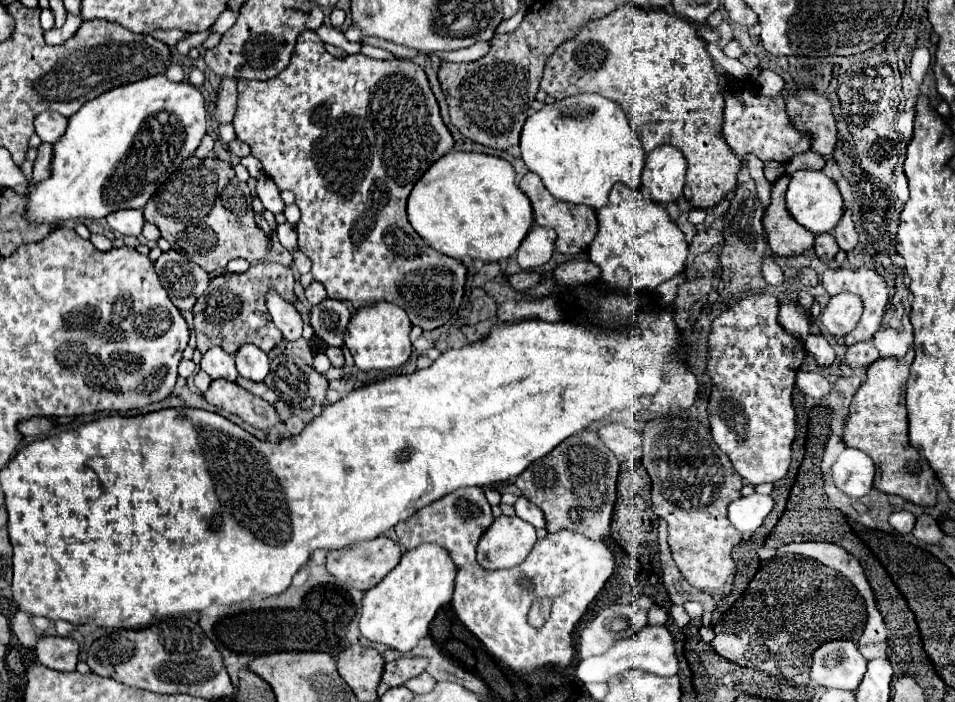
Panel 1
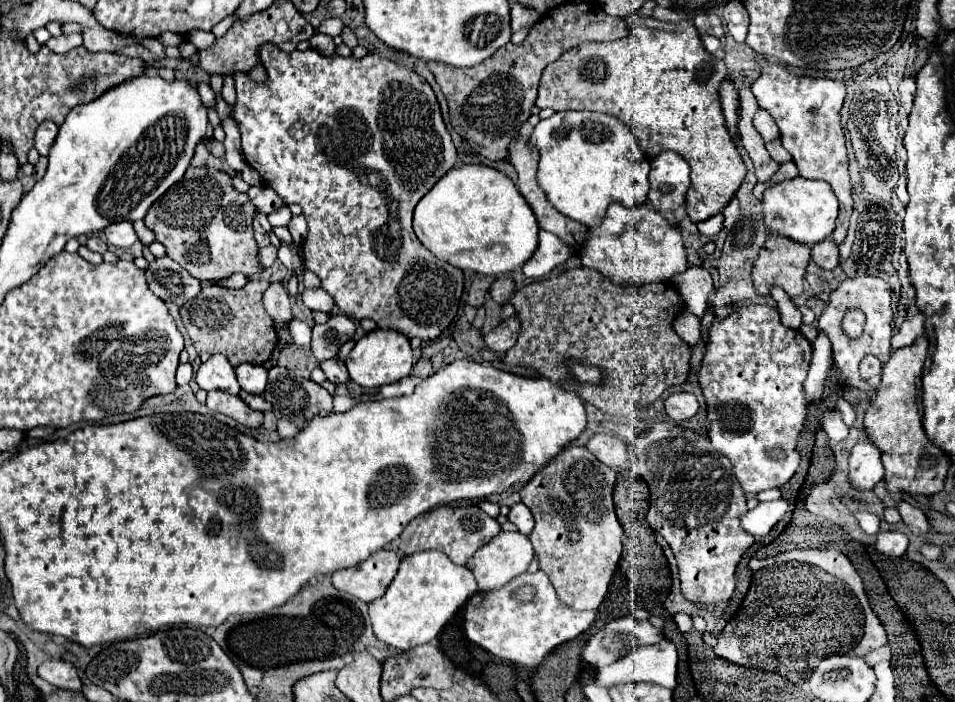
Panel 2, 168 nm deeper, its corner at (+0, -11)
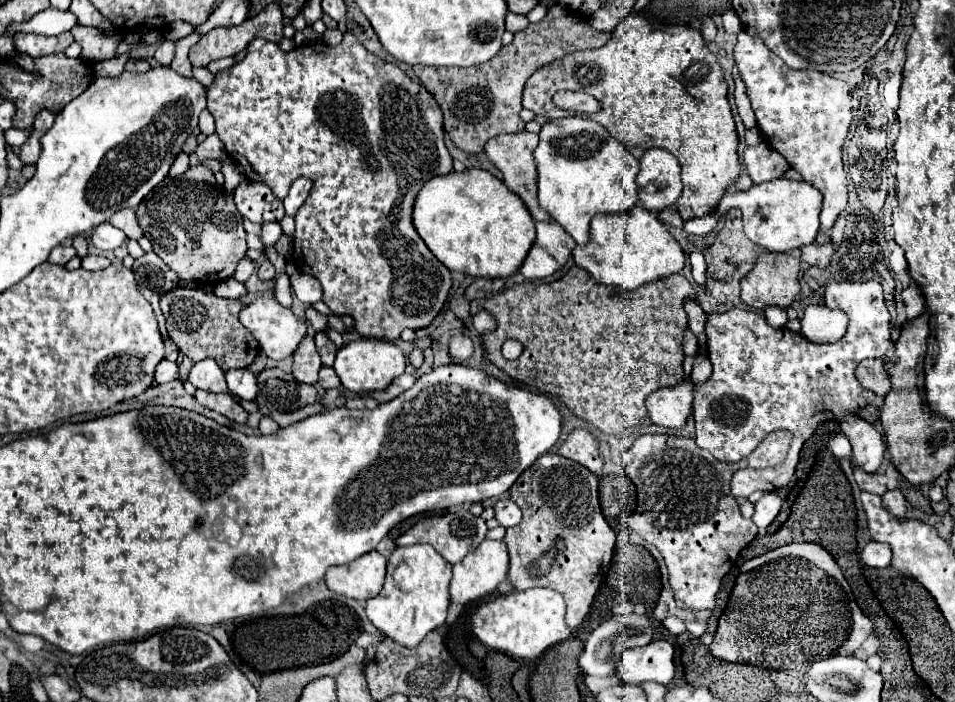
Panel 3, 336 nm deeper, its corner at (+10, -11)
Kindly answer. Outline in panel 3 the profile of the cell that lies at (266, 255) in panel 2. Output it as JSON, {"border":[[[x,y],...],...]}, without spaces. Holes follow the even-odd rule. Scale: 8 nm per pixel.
{"border":[[[244,257],[244,259],[238,263],[238,269],[236,269],[236,273],[234,273],[234,279],[240,281],[240,283],[244,283],[244,281],[252,275],[252,271],[254,271],[254,261],[248,259],[248,257]]]}

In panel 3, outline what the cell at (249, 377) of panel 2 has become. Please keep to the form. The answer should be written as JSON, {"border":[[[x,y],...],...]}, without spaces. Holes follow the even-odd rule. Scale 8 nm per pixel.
{"border":[[[230,369],[226,371],[226,383],[228,389],[238,395],[240,399],[248,399],[254,401],[256,397],[256,375],[250,369]]]}

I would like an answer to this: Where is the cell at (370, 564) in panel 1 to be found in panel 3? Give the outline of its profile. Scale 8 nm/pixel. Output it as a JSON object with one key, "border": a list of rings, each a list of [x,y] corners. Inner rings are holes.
{"border":[[[370,551],[348,565],[336,565],[326,571],[326,585],[338,595],[356,601],[372,599],[380,593],[386,575],[386,557]]]}

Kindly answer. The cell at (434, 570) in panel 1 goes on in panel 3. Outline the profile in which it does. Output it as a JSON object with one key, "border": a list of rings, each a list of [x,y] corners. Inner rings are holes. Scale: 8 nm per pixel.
{"border":[[[396,547],[388,559],[384,587],[376,597],[368,599],[366,615],[384,637],[394,639],[402,647],[416,647],[430,631],[446,623],[450,605],[450,579],[452,565],[448,565],[434,547]]]}

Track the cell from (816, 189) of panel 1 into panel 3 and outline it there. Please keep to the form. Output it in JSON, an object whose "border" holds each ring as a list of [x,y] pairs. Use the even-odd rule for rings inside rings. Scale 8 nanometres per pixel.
{"border":[[[774,179],[774,181],[762,183],[762,185],[752,185],[744,193],[726,193],[710,215],[686,221],[684,231],[690,235],[708,235],[710,231],[714,231],[719,217],[730,209],[730,205],[740,207],[744,231],[752,243],[756,243],[768,251],[790,253],[792,249],[810,245],[812,239],[816,239],[816,233],[820,227],[822,193],[806,181]]]}

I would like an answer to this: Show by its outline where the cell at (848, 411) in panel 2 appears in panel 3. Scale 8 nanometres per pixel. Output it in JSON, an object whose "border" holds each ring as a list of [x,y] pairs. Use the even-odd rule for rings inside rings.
{"border":[[[846,415],[840,423],[840,431],[852,445],[852,467],[876,473],[886,451],[882,433],[858,415]]]}

